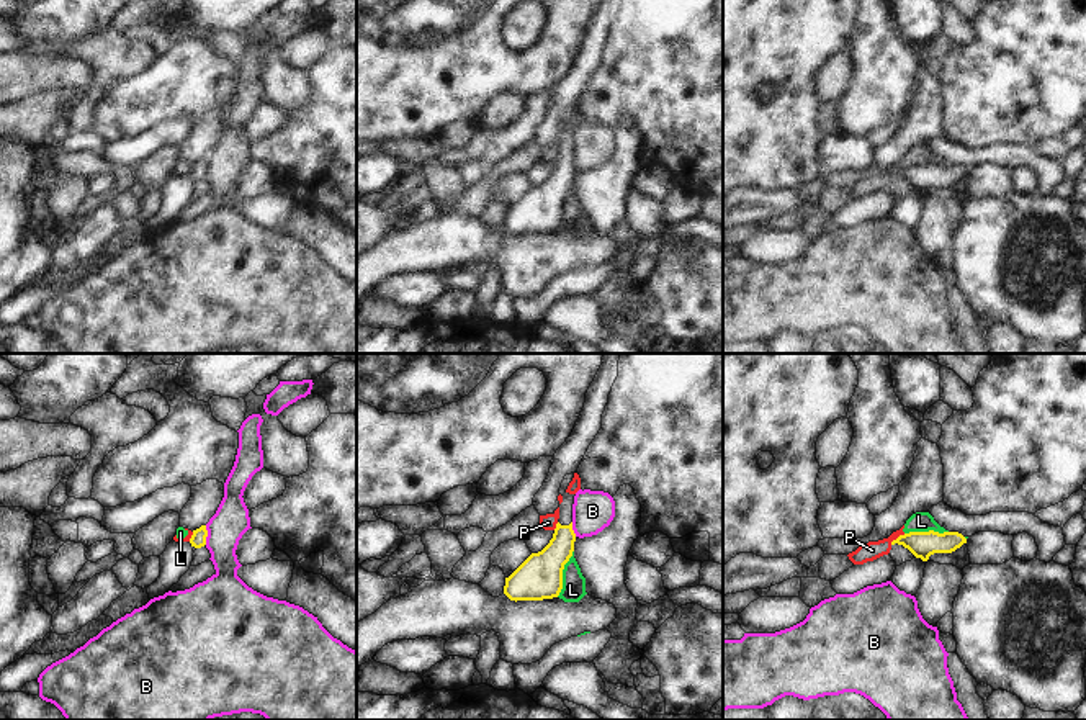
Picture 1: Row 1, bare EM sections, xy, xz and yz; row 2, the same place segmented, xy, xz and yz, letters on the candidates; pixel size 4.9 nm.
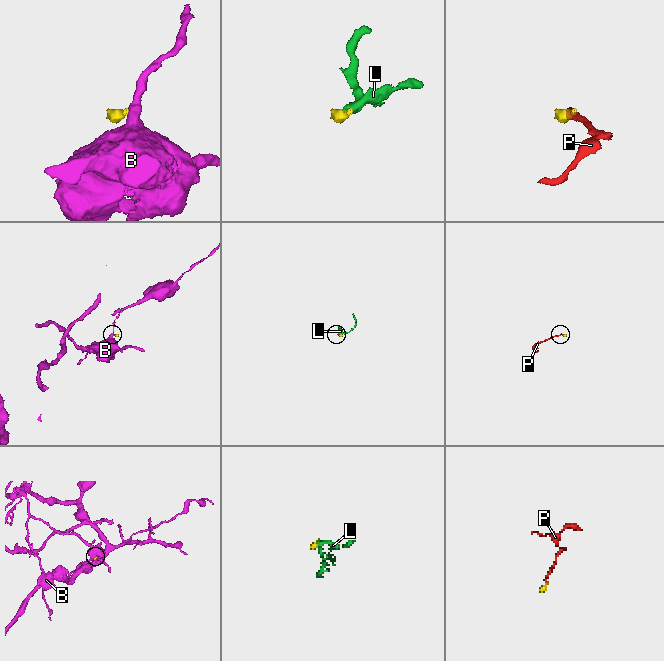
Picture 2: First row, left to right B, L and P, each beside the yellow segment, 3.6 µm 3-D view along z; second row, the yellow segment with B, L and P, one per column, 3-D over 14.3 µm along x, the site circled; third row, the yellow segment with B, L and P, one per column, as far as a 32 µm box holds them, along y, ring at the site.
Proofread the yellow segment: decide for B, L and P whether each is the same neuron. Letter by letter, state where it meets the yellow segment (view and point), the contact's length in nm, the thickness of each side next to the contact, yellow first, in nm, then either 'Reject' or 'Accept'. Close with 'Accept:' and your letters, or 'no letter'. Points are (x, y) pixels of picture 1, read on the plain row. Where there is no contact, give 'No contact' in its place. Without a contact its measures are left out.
B: Touches yellow at xy (206, 169). Shared border 100 nm. Thickness 80 nm (yellow) against 180 nm. Reject
L: Touches yellow at xz (561, 206). Shared border 240 nm. Thickness 220 nm (yellow) against 110 nm. Reject
P: Touches yellow at yz (898, 170). Shared border 90 nm. Thickness 130 nm (yellow) against 90 nm. Reject
Accept: no letter.

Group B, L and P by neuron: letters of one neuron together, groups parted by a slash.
B / L P

